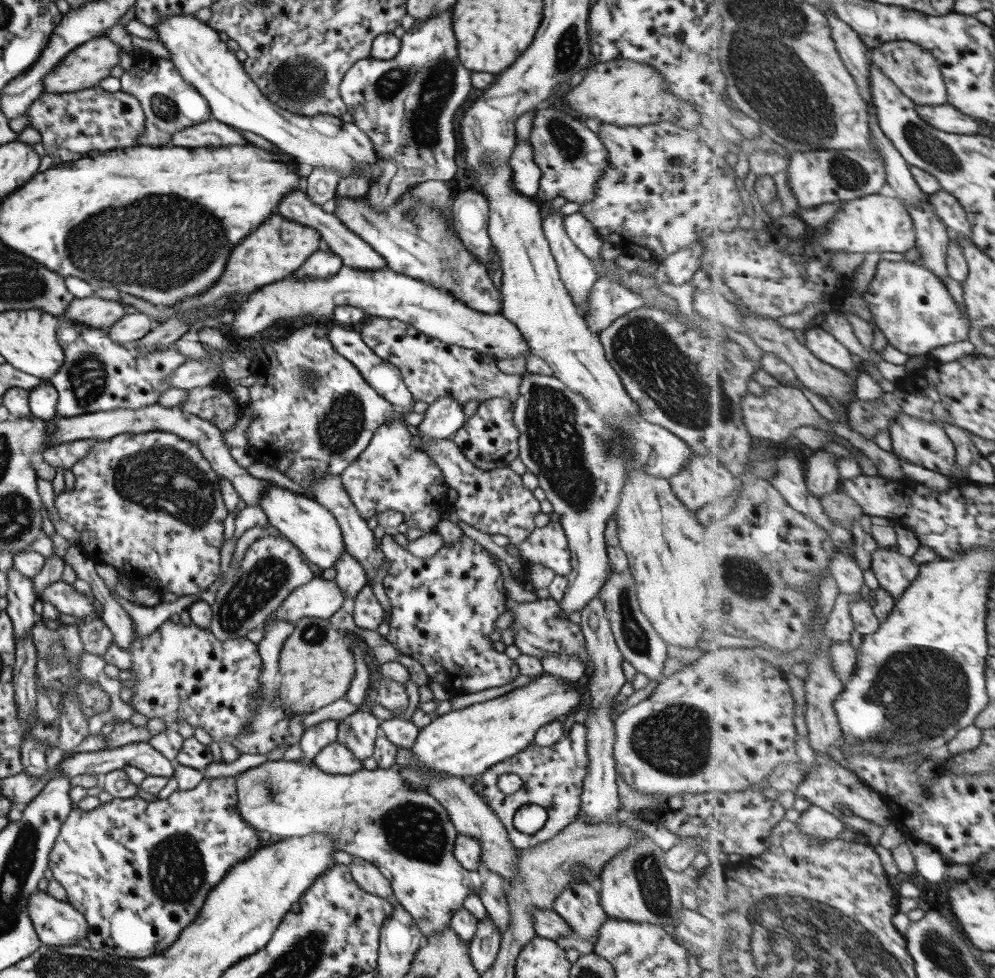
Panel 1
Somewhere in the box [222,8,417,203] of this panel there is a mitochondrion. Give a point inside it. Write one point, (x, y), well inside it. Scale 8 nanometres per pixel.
(290, 83)

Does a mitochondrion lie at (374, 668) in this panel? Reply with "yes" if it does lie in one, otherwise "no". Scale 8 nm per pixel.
no

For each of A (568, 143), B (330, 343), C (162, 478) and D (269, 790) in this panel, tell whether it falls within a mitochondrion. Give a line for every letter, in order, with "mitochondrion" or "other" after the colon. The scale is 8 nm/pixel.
A: mitochondrion
B: other
C: mitochondrion
D: mitochondrion

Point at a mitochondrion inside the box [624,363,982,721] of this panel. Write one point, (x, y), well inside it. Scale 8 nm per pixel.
(745, 580)

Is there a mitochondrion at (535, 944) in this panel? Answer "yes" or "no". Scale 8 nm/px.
no

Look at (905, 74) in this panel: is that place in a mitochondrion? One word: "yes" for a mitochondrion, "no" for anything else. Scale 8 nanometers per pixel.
no

